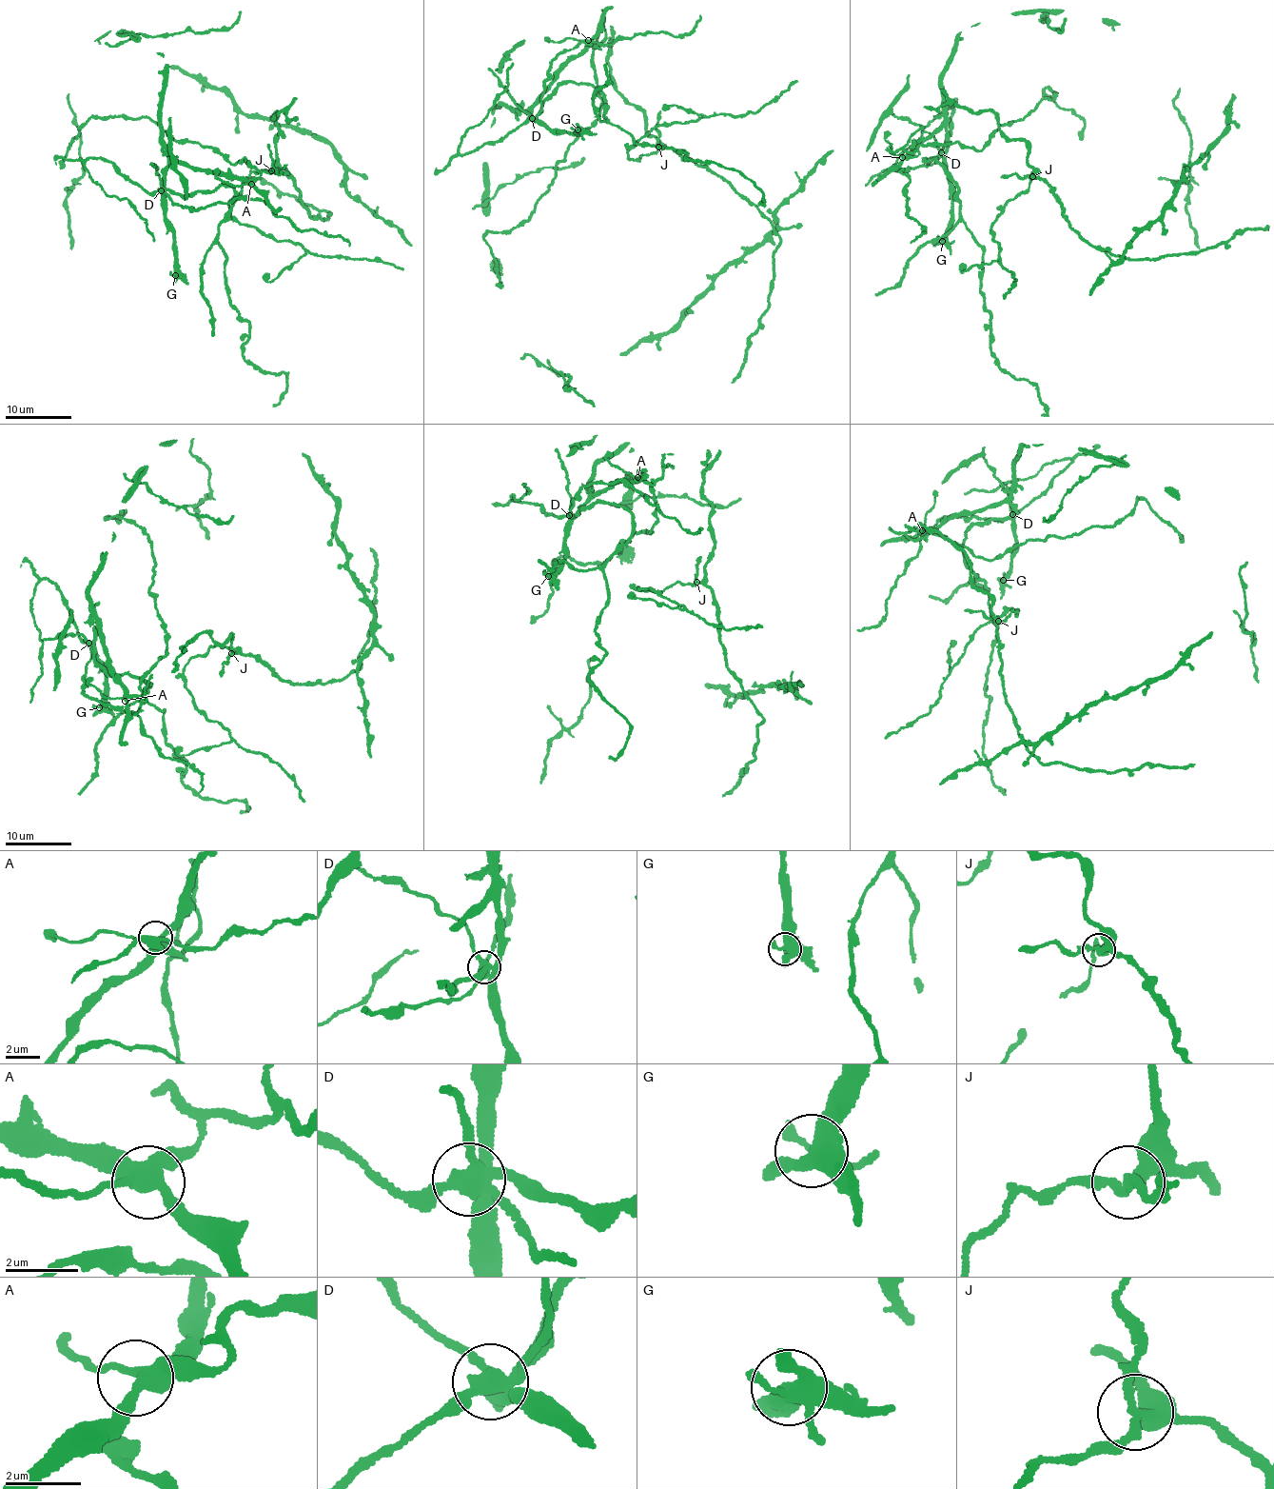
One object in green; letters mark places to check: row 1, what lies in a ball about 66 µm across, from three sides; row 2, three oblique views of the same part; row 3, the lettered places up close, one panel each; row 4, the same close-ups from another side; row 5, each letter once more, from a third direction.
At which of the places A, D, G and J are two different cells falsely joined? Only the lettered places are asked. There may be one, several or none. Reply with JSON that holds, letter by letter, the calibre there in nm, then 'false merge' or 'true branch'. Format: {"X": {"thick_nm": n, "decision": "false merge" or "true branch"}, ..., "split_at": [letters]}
{"A": {"thick_nm": 400, "decision": "true branch"}, "D": {"thick_nm": 420, "decision": "false merge"}, "G": {"thick_nm": 420, "decision": "true branch"}, "J": {"thick_nm": 240, "decision": "false merge"}, "split_at": ["D", "J"]}

